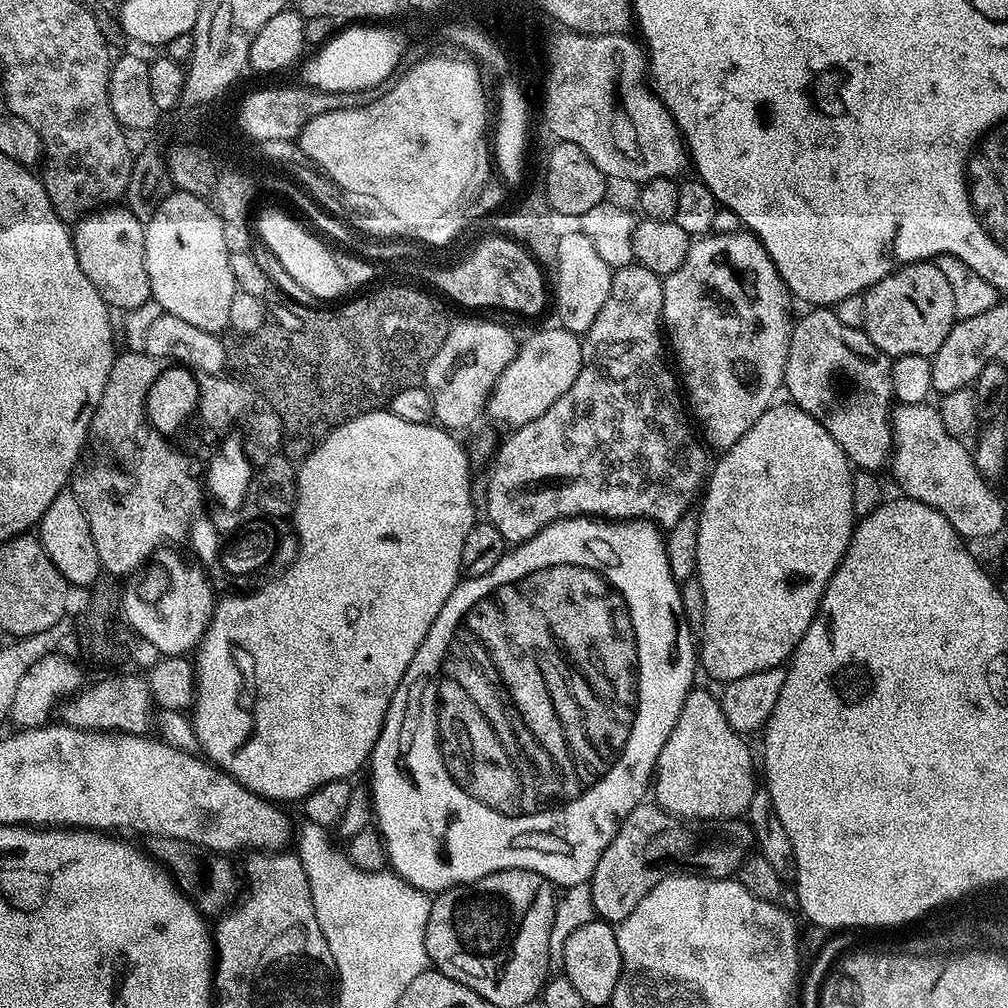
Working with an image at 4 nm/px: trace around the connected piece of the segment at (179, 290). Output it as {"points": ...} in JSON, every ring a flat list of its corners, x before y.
{"points":[[173,190,158,206,158,214,146,222,144,237,146,238,146,274,150,274,150,290,152,299,164,307,164,311,174,314,174,318,182,318,198,330,223,333,228,328,230,318,230,302,238,291,234,282,234,274,230,270,230,253,224,237,225,223,220,215,200,197]]}

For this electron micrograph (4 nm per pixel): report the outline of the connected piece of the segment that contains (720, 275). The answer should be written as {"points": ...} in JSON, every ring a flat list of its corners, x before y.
{"points":[[747,230,693,239,682,266,663,277,663,281,662,328,670,341,671,351,672,348,676,351,691,415,720,450,726,450,738,442,738,438,742,438,742,434,746,434,768,408,773,407,776,391,781,391,794,323,794,315,788,309,788,287,760,239]]}

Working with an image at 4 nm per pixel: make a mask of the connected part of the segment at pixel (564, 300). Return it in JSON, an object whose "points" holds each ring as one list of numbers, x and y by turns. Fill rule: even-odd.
{"points":[[579,230,565,231,558,242,558,258,554,265,556,271,556,292,554,288,554,304,560,315,559,323,569,332,583,334,598,318,602,304,610,294,610,282,613,269,606,262,602,262,598,250,590,243,590,238]]}

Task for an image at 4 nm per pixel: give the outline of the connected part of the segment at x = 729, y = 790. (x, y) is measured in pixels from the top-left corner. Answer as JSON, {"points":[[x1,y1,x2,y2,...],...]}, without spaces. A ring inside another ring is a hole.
{"points":[[693,690,678,714,678,722,674,722,674,730,666,738,662,746,662,754,658,754,654,769,655,803,672,812,675,816,683,816,685,820,730,820,740,818,747,813,752,795,758,791,758,776,752,773,752,752,741,733,736,732,726,722,726,714,720,709,720,701,708,692]]}

